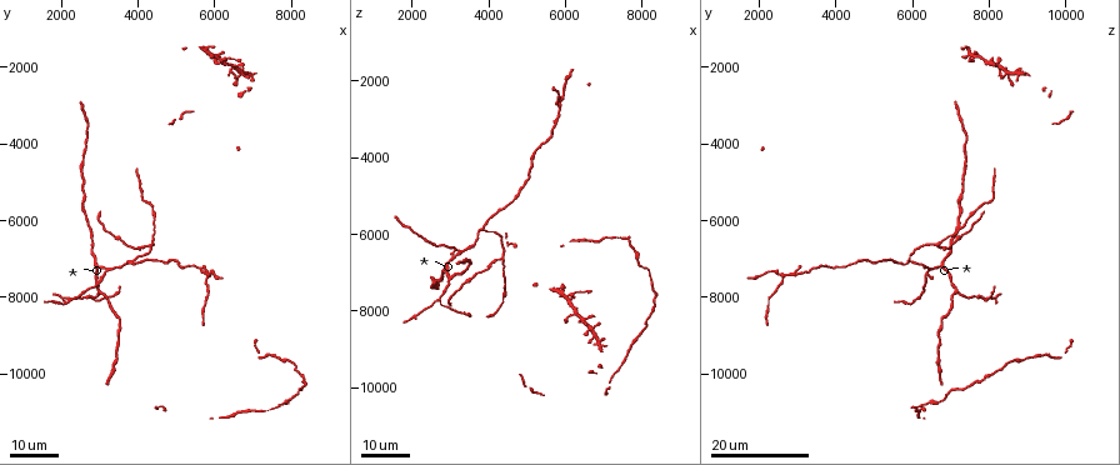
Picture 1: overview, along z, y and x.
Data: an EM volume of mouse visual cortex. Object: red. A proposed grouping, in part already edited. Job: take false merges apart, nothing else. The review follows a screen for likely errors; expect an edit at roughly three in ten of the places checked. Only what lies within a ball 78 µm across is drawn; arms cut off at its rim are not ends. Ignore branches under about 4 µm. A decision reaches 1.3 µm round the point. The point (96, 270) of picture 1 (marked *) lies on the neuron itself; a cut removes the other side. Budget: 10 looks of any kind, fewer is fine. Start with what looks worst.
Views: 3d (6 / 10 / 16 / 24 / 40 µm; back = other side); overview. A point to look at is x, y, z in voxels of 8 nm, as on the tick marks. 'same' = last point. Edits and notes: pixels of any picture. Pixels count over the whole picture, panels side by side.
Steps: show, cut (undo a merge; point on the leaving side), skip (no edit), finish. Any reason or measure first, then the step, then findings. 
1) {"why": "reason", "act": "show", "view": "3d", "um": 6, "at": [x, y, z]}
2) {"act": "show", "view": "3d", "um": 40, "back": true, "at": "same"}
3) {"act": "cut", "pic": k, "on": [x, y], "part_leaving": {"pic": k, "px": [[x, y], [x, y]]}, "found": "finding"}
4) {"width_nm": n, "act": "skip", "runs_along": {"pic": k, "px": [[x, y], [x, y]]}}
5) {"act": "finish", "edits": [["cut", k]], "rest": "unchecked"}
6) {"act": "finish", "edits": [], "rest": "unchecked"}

{"why": "a fork", "act": "show", "view": "3d", "um": 16, "at": [3900, 7100, 5900]}

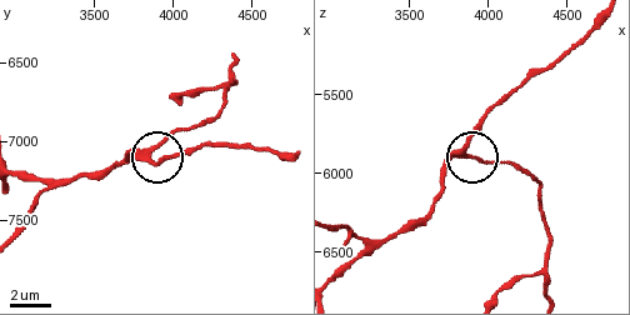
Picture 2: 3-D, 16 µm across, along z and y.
{"why": "zoom in", "act": "show", "view": "3d", "um": 10, "at": [3860, 7100, 5860]}

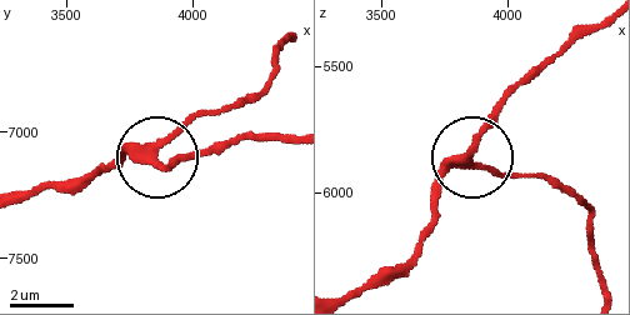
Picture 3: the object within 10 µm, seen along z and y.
{"arms": 3, "act": "skip", "found": "one neuron here"}

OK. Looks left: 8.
{"why": "three-way junction", "act": "show", "view": "3d", "um": 16, "at": [3050, 7900, 7200]}

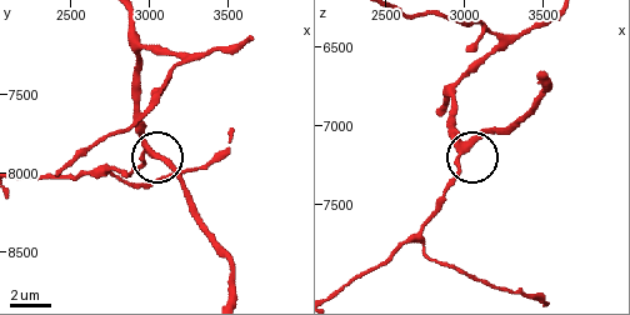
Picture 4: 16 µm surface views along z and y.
{"act": "show", "view": "3d", "um": 6, "at": [2980, 7860, 7160]}

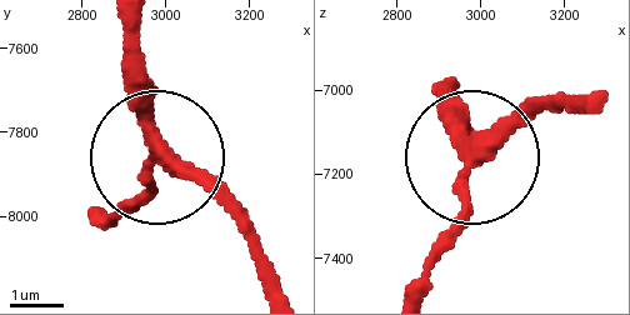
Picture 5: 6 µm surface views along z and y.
{"why": "from behind", "act": "show", "view": "3d", "um": 6, "back": true, "at": [2990, 7855, 7165]}

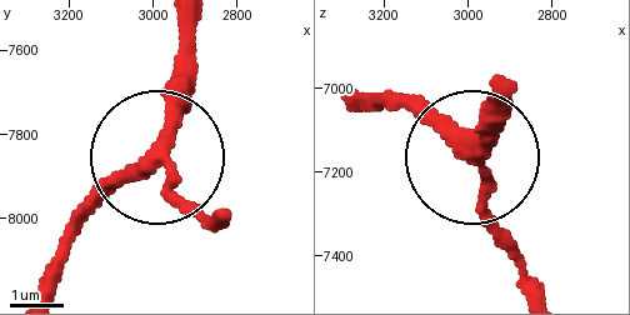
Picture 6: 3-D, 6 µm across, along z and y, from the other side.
{"arms": 3, "act": "skip", "runs_along": {"pic": 6, "px": [[184, 28], [184, 108], [161, 166], [206, 224]]}, "found": "continuous, no second neuron"}

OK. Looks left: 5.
{"why": "three arms meet", "act": "show", "view": "3d", "um": 24, "at": [3200, 7250, 6450]}

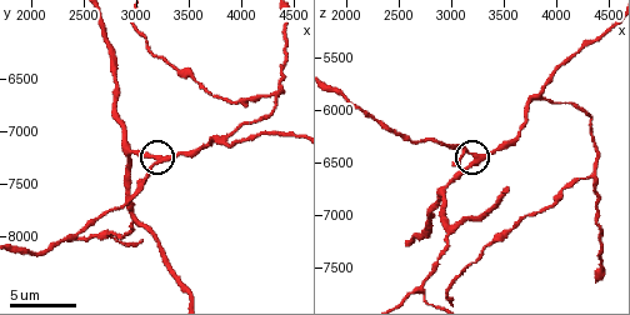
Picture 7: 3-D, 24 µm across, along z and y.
{"act": "show", "view": "3d", "um": 6, "at": [3200, 7300, 6460]}

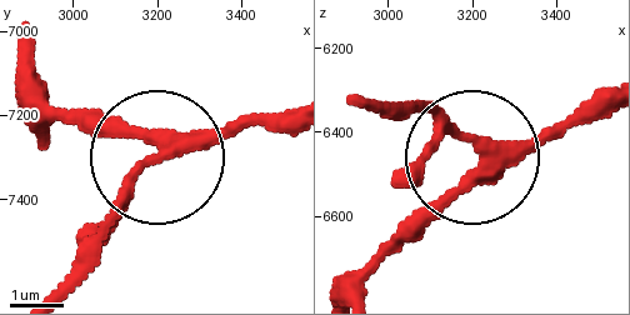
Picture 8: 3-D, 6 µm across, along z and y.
{"width_nm": 260, "act": "skip", "runs_along": {"pic": 8, "px": [[366, 288], [469, 168], [455, 131], [401, 104]]}, "found": "one neuron here"}

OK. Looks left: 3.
{"why": "branch point", "act": "show", "view": "3d", "um": 24, "at": [5900, 7400, 2600]}

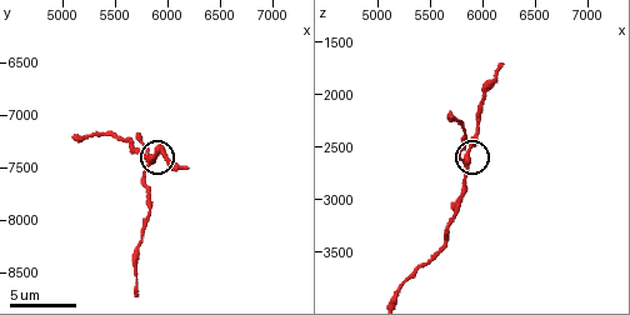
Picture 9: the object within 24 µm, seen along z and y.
{"act": "show", "view": "3d", "um": 10, "at": [5800, 7480, 2620]}

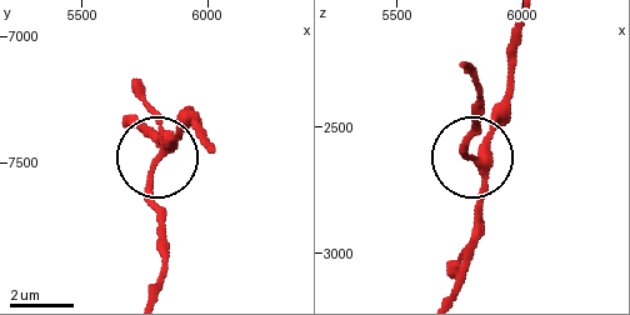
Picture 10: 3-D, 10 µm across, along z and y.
{"act": "skip", "runs_along": {"pic": 10, "px": [[449, 293], [481, 188], [476, 158], [465, 155], [474, 109]]}, "found": "all the same neuron"}

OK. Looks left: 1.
{"why": "a fork", "act": "show", "view": "3d", "um": 16, "at": [2720, 7980, 7720]}

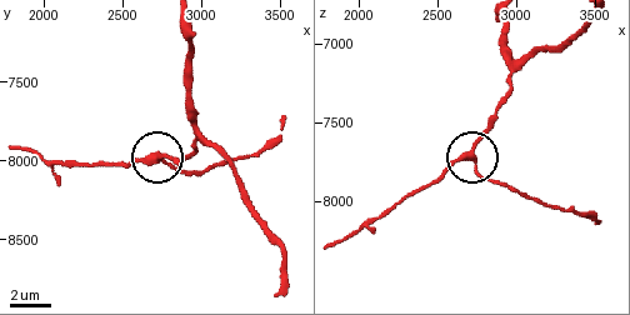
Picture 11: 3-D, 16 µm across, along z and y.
{"arms": 3, "act": "skip", "found": "continuous, no second neuron"}

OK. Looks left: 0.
{"act": "finish", "edits": [], "rest": "unchecked"}

